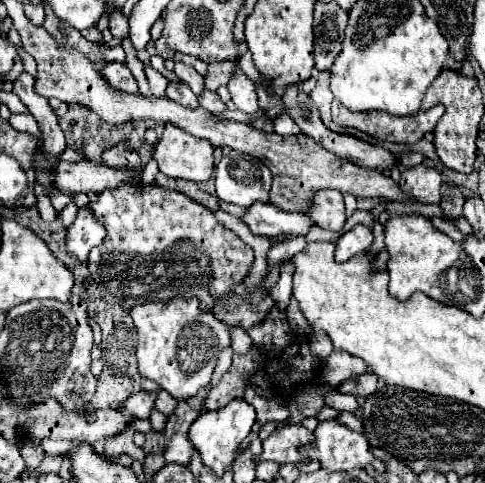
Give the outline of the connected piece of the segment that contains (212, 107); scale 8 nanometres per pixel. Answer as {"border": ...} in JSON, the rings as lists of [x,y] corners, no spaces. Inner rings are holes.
{"border":[[[206,89],[198,95],[198,105],[204,107],[206,111],[210,111],[210,113],[222,113],[222,111],[226,109],[224,103],[220,101],[218,93],[214,93],[214,91],[206,91]]]}

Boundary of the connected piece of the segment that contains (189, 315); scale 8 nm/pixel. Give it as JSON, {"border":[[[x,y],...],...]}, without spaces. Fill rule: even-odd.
{"border":[[[174,297],[168,303],[142,303],[130,309],[138,335],[138,369],[174,399],[188,399],[210,383],[216,355],[230,345],[230,327],[224,327],[212,313],[198,307],[198,299]]]}

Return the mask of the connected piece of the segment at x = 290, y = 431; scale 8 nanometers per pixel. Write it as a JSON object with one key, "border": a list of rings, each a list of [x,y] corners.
{"border":[[[284,425],[262,441],[260,461],[274,461],[278,465],[298,463],[300,461],[298,447],[310,441],[314,441],[314,435],[308,429],[300,425]]]}

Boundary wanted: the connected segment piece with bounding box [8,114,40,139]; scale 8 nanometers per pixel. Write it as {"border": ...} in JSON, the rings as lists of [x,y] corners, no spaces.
{"border":[[[12,114],[10,115],[10,119],[8,119],[8,123],[10,123],[14,129],[26,131],[26,133],[30,133],[30,135],[34,135],[34,137],[40,139],[40,129],[38,129],[38,125],[36,125],[32,114]]]}

